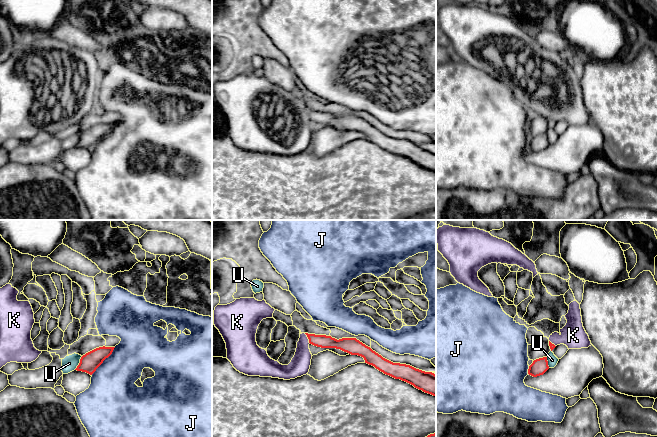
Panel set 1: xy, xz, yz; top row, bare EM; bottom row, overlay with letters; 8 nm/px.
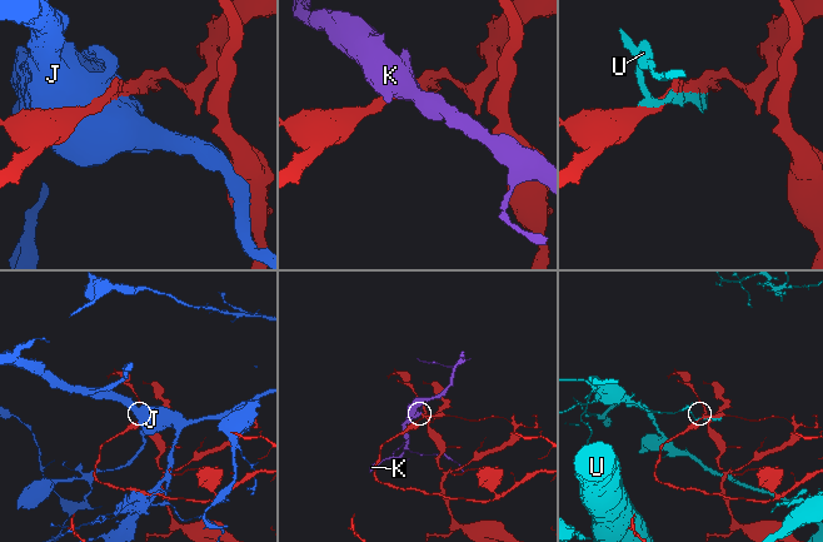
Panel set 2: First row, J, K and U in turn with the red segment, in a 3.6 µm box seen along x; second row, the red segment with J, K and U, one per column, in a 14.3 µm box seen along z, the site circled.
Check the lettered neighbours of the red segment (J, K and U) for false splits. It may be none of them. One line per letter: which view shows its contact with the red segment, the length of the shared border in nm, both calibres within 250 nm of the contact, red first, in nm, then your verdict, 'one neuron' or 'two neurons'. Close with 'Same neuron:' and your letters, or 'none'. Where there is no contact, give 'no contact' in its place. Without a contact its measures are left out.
J: xy | 300 nm | 150/360 nm | two neurons
K: xz | 100 nm | 110/160 nm | one neuron
U: xy | 130 nm | 150/120 nm | two neurons
Same neuron: K

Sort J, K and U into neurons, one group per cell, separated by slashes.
J / K / U

